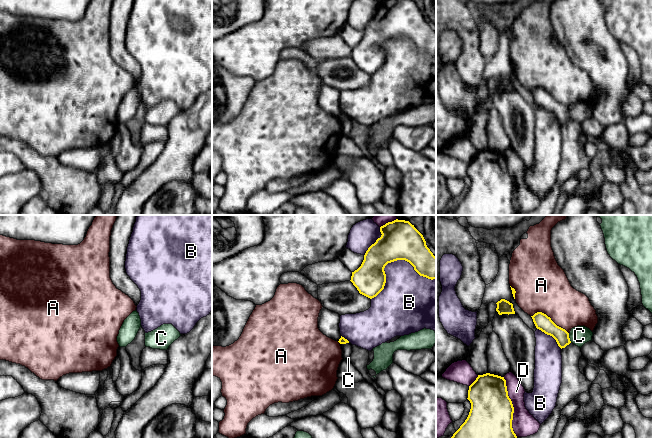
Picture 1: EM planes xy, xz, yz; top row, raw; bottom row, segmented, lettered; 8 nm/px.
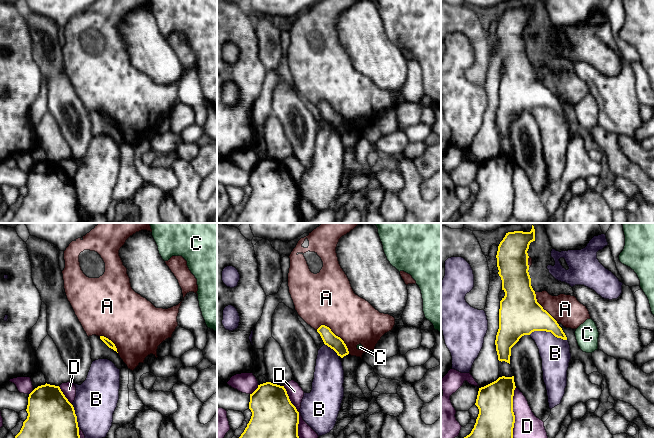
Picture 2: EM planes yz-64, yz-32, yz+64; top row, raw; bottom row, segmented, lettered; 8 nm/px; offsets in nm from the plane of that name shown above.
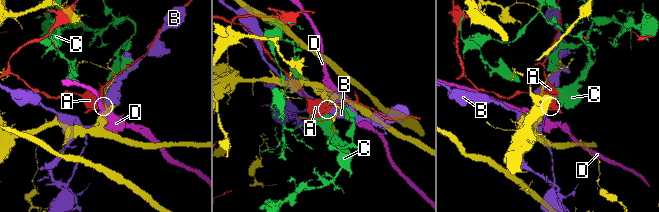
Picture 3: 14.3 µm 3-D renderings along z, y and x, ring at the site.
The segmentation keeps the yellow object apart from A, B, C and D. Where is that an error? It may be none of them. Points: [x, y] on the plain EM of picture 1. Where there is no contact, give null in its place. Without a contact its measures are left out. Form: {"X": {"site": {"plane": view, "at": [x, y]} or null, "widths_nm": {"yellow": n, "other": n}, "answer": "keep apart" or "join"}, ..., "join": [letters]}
{"A": {"site": {"plane": "yz", "at": [550, 94]}, "widths_nm": {"yellow": 130, "other": 380}, "answer": "keep apart"}, "B": {"site": {"plane": "xz", "at": [393, 37]}, "widths_nm": {"yellow": 280, "other": 320}, "answer": "keep apart"}, "C": {"site": {"plane": "yz", "at": [569, 114]}, "widths_nm": {"yellow": 130, "other": 150}, "answer": "keep apart"}, "D": {"site": {"plane": "yz", "at": [513, 183]}, "widths_nm": {"yellow": 360, "other": 190}, "answer": "keep apart"}, "join": []}

